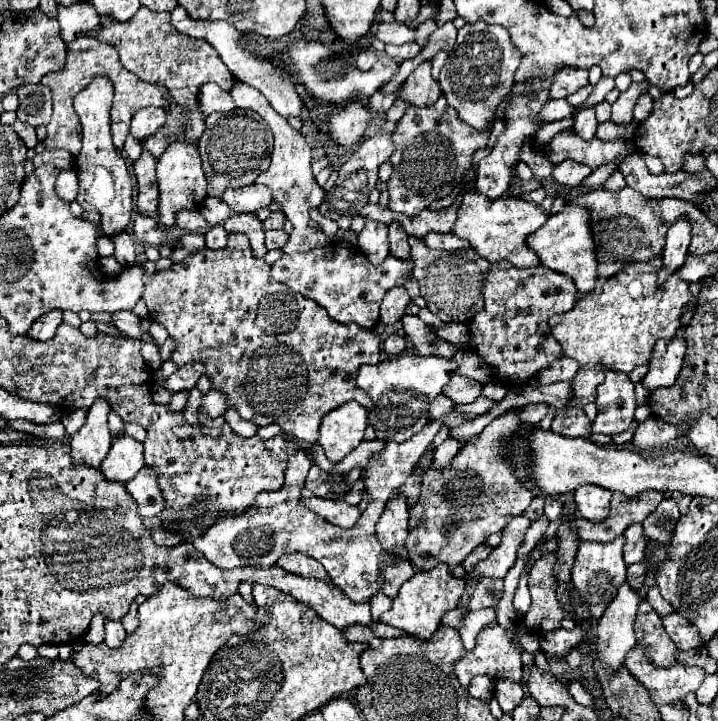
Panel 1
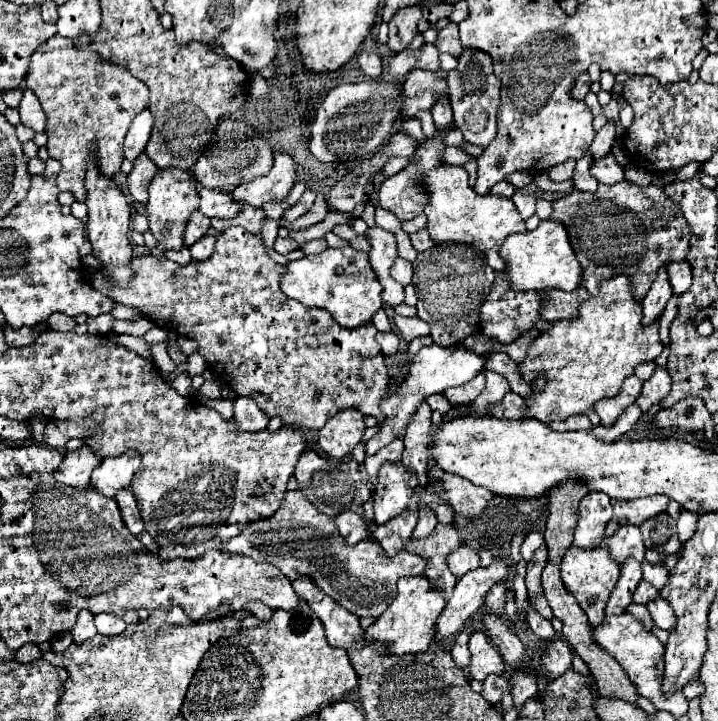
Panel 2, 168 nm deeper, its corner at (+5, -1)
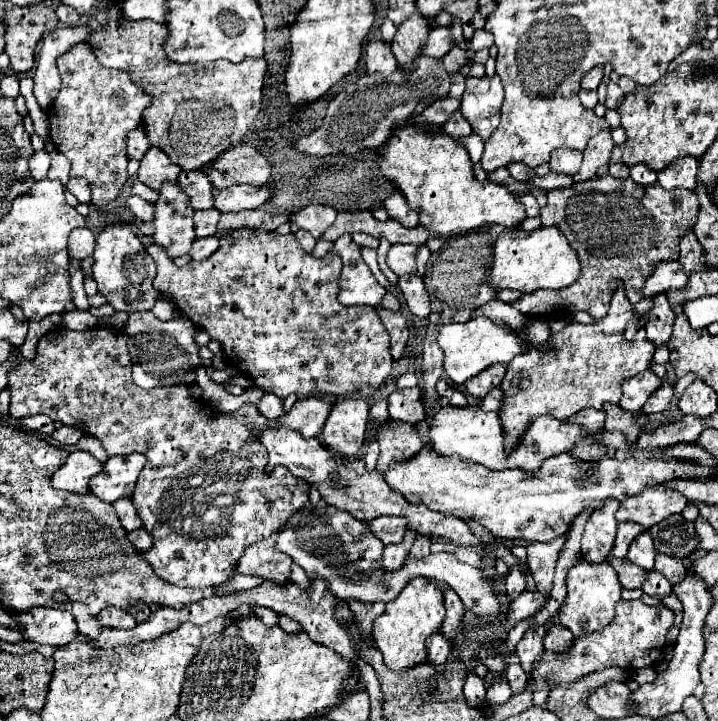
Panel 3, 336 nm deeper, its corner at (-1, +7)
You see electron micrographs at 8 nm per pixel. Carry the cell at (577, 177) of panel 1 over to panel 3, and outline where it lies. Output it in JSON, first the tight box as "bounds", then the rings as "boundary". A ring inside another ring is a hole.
{"bounds":[549,148,583,174],"boundary":[[[559,148],[551,154],[549,166],[553,172],[561,172],[561,174],[577,174],[581,168],[581,158],[583,154],[579,150],[573,148]]]}

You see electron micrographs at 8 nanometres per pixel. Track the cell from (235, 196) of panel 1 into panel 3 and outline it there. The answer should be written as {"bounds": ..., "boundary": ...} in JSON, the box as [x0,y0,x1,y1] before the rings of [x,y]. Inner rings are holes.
{"bounds":[179,168,215,210],"boundary":[[[201,168],[191,170],[191,172],[181,172],[179,174],[179,184],[187,192],[187,196],[191,198],[191,204],[193,204],[195,210],[211,208],[215,204],[213,184],[211,184],[211,180],[205,176],[205,172]]]}

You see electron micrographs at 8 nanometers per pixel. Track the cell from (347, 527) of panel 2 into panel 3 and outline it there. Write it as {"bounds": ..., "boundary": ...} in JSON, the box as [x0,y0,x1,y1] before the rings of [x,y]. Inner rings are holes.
{"bounds":[369,516,407,546],"boundary":[[[377,516],[369,520],[369,528],[385,546],[397,544],[403,540],[403,534],[407,530],[407,520],[395,516]]]}

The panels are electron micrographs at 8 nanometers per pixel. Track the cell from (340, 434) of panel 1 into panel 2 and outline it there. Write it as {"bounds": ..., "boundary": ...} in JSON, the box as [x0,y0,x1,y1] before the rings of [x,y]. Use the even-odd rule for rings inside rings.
{"bounds":[319,408,365,458],"boundary":[[[355,408],[341,410],[319,430],[319,446],[331,458],[345,458],[359,444],[365,430],[365,416]]]}

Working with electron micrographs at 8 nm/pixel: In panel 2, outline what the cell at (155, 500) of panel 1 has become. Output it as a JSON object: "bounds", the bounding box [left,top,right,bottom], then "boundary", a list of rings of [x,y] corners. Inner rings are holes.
{"bounds":[115,488,143,536],"boundary":[[[121,488],[121,492],[117,492],[117,496],[115,496],[115,502],[119,504],[121,518],[123,518],[125,526],[129,528],[129,532],[133,532],[135,536],[141,534],[143,532],[143,520],[141,520],[137,502],[131,494],[131,488]]]}

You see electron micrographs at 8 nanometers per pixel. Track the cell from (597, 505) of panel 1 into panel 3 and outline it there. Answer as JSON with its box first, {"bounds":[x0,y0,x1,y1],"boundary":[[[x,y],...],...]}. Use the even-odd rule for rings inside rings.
{"bounds":[581,498,619,562],"boundary":[[[611,498],[607,502],[603,502],[601,508],[591,512],[591,516],[585,524],[583,540],[581,540],[581,554],[585,560],[599,562],[605,556],[609,556],[609,552],[613,548],[613,540],[615,540],[617,508],[619,508],[619,500]]]}

